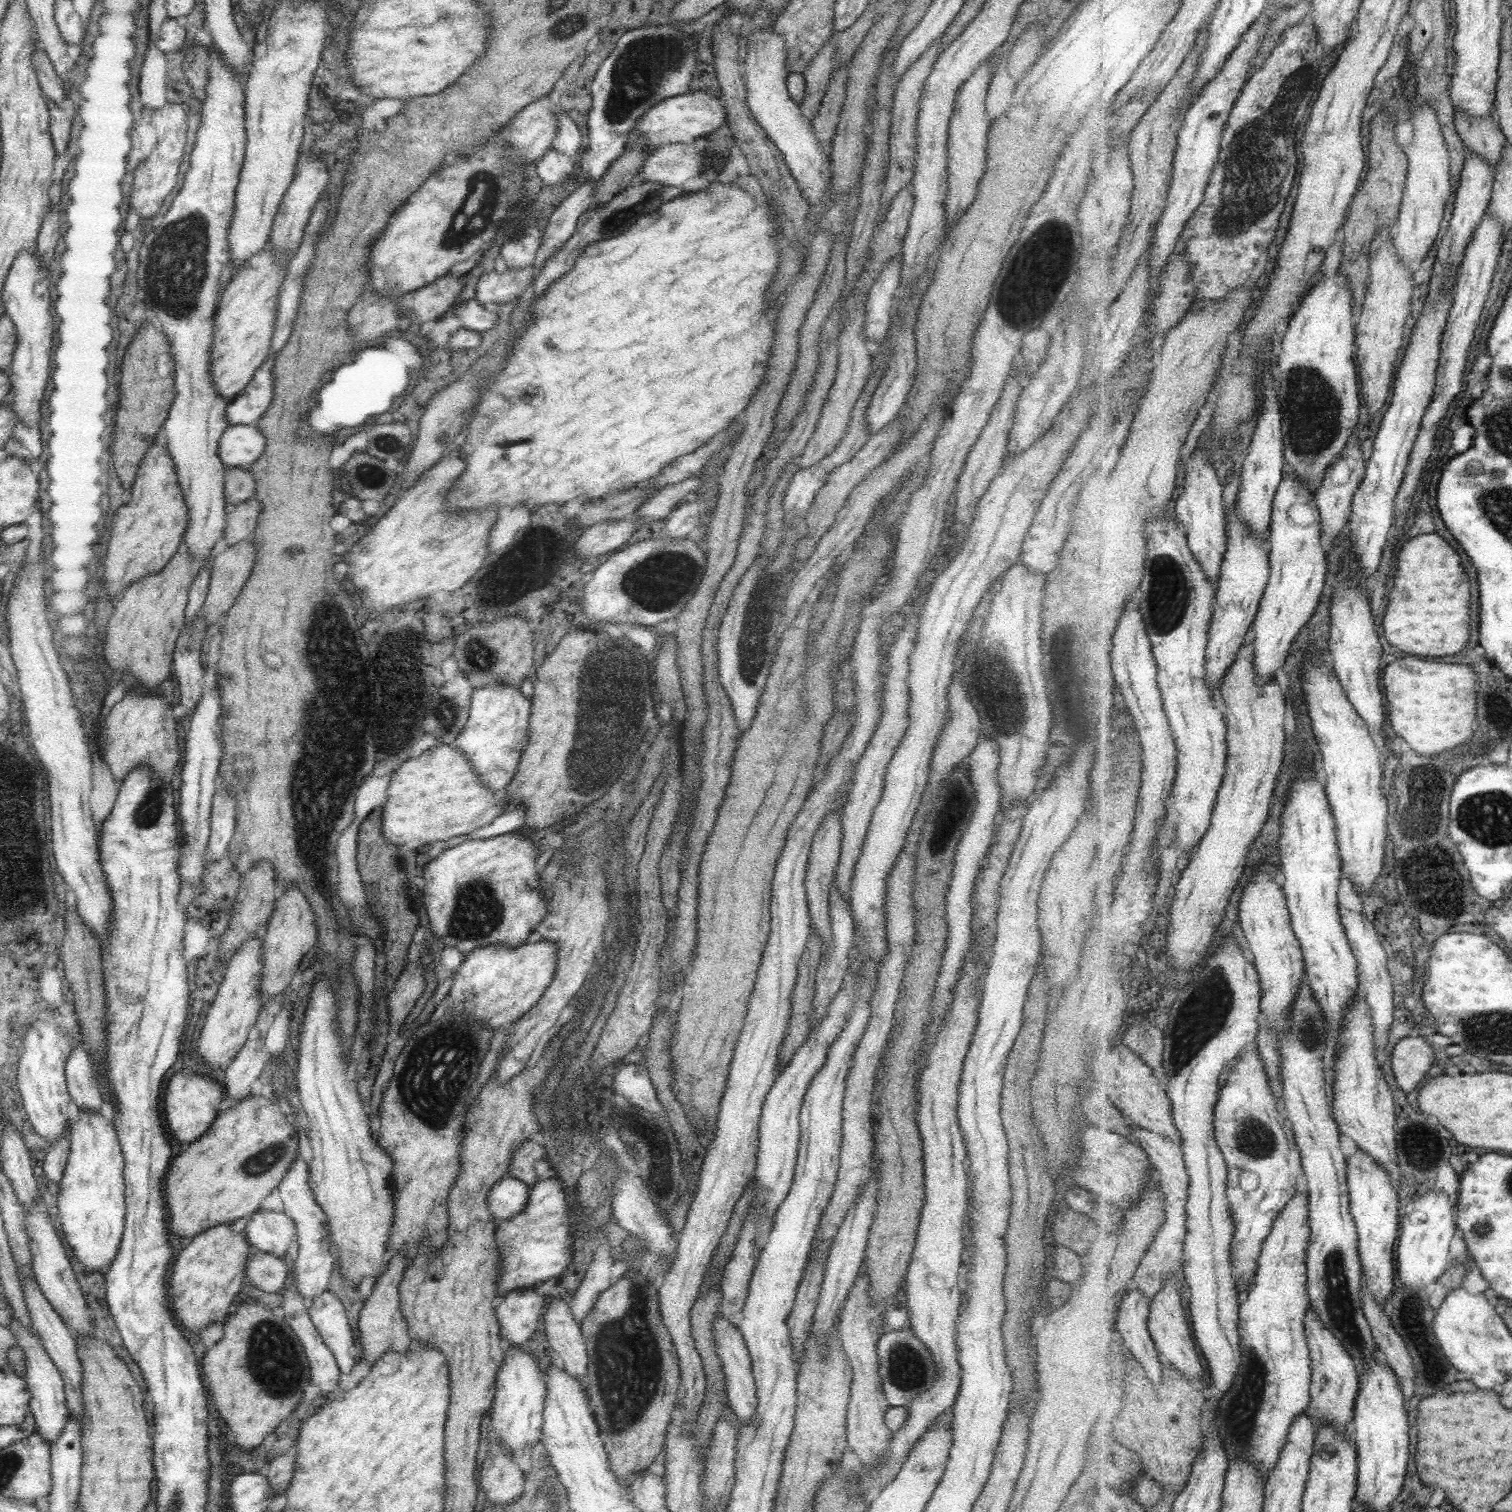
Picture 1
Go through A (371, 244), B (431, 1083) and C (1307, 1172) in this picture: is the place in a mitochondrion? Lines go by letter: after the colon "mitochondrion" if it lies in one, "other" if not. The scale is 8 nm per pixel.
A: other
B: mitochondrion
C: other

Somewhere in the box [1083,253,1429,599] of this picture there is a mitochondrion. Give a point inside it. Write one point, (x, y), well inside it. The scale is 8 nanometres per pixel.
(1312, 406)

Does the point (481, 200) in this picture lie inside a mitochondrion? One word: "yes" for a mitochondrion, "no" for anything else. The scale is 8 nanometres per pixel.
yes

